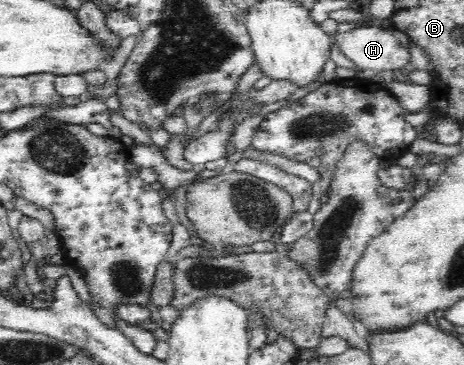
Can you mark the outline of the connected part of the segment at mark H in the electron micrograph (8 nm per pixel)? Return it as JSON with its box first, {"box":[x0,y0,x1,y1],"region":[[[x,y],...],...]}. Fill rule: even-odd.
{"box":[332,24,411,73],"region":[[[356,24],[349,32],[337,32],[333,35],[332,43],[361,73],[399,72],[411,59],[409,49],[399,45],[399,41],[389,30],[377,26]]]}

